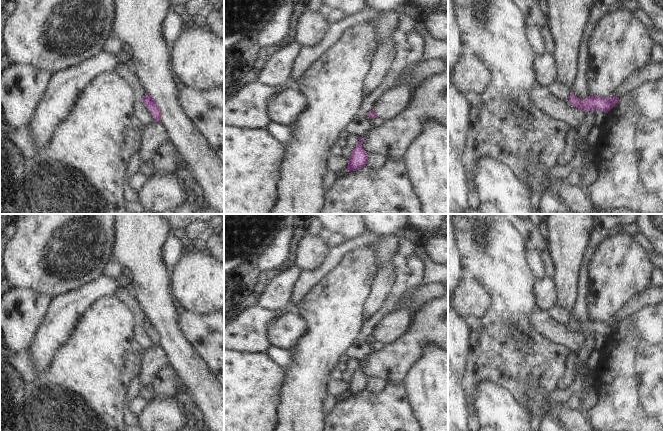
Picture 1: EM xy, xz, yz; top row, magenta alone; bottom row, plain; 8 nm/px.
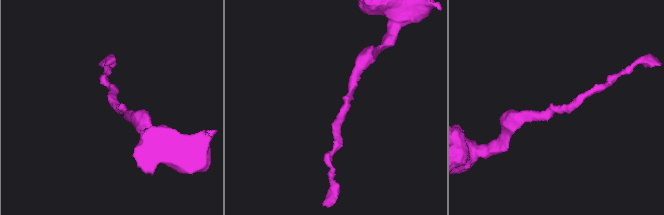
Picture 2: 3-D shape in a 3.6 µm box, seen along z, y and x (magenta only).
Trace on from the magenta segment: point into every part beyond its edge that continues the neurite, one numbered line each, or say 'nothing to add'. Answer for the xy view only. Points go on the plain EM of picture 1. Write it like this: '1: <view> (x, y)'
nothing to add

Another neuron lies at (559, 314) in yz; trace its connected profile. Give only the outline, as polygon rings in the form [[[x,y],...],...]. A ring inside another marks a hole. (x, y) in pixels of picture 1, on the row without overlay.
[[[558,305],[549,309],[547,313],[551,318],[561,324],[568,325],[570,322],[570,312],[568,312],[565,308],[559,307]]]

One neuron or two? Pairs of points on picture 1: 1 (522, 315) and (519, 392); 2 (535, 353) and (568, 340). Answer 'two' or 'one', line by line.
1: one
2: two

